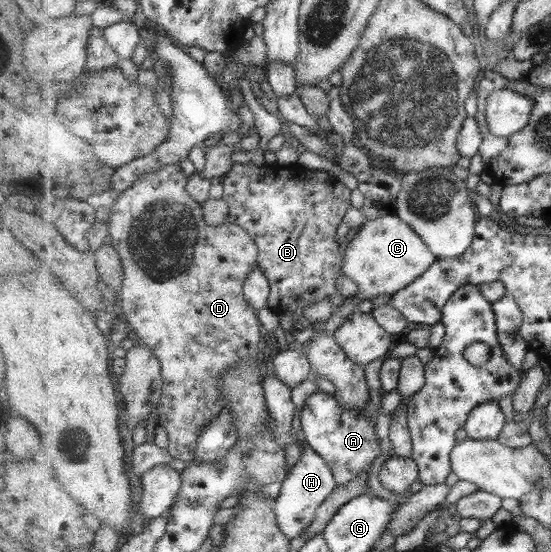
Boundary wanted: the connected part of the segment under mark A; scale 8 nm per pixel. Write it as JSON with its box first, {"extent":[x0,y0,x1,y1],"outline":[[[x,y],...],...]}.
{"extent":[301,388,381,485],"outline":[[[315,388],[307,398],[307,403],[301,412],[301,427],[309,445],[318,451],[334,471],[338,485],[348,484],[359,478],[363,470],[369,470],[375,457],[381,455],[381,441],[375,435],[374,426],[369,416],[363,415],[364,409],[343,409],[343,405],[331,393],[325,393]]]}

